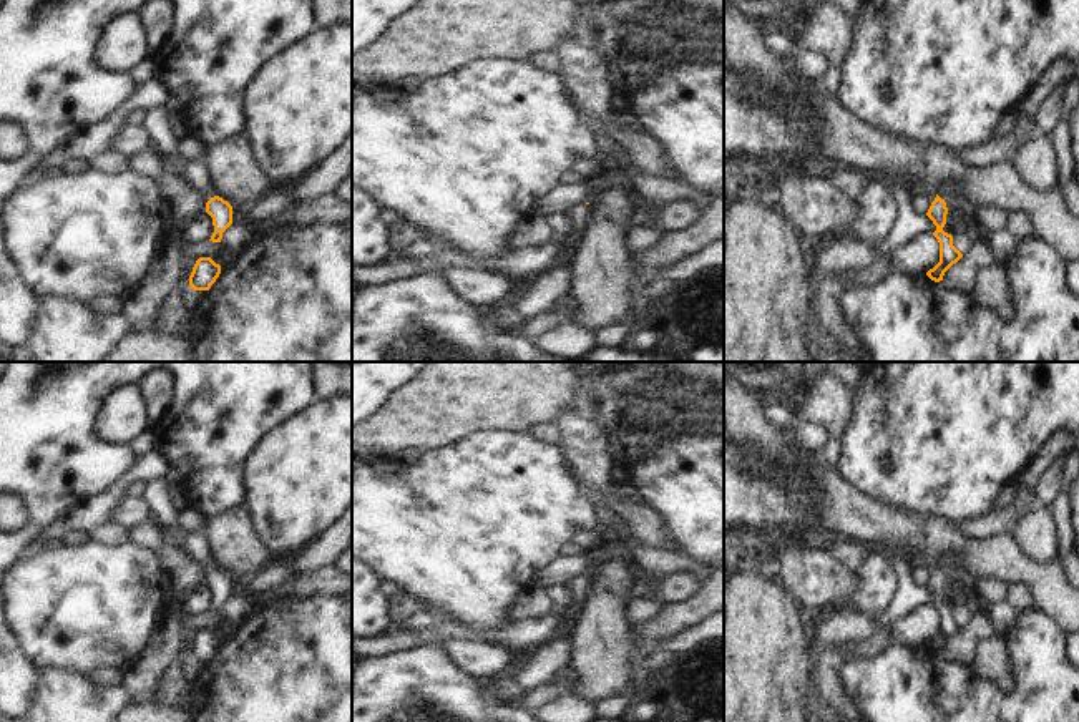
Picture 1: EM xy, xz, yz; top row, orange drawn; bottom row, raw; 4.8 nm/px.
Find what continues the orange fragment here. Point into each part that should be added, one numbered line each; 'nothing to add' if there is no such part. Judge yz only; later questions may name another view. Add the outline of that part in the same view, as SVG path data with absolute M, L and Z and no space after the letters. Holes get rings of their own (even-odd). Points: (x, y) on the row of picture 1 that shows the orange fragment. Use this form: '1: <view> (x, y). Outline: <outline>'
1: yz (947, 190). Outline: M961 176L958 179L941 179L941 183L936 188L936 194L948 201L959 196L964 196L964 189L968 186L968 178Z

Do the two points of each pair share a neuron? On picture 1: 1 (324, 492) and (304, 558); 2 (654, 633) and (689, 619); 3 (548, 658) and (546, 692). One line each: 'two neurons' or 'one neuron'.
1: two neurons
2: one neuron
3: two neurons

